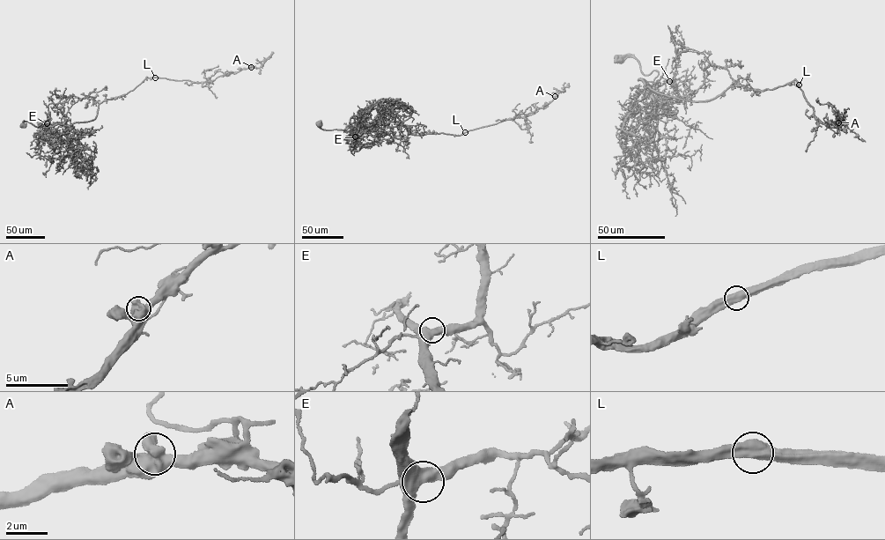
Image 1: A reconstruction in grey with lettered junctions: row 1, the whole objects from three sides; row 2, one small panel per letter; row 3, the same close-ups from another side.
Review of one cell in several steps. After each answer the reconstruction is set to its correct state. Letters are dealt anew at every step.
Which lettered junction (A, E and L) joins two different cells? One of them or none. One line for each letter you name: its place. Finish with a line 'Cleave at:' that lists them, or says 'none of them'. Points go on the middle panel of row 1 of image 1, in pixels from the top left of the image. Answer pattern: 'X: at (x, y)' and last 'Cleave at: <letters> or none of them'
Cleave at: none of them

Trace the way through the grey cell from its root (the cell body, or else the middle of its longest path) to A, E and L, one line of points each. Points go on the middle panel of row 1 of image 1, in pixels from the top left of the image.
A: (319, 125), (349, 131), (354, 116), (383, 108), (409, 134), (458, 136), (525, 117), (555, 96)
E: (319, 125), (322, 129), (348, 131), (355, 127), (355, 136)
L: (319, 125), (349, 131), (354, 127), (350, 118), (379, 108), (389, 110), (409, 134), (465, 132)

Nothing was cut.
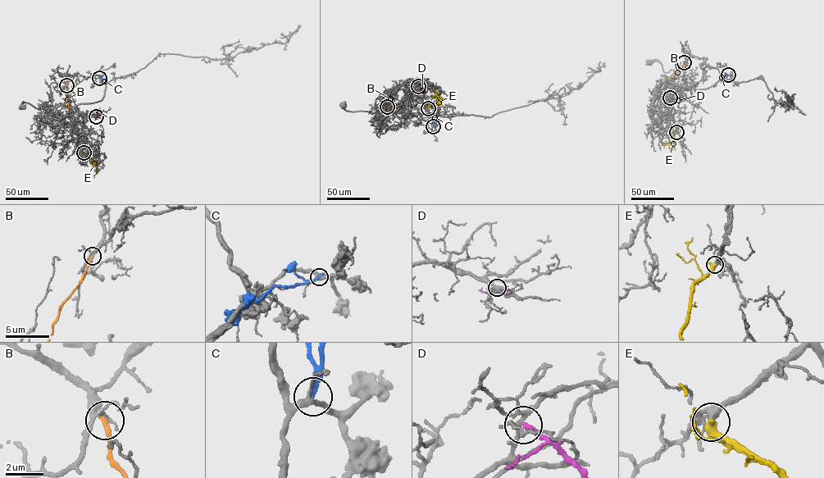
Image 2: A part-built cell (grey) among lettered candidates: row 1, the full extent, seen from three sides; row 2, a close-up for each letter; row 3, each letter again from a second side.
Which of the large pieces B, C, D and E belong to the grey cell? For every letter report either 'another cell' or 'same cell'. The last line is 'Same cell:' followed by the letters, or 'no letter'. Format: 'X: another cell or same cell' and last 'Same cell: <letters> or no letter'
B: another cell
C: another cell
D: another cell
E: same cell
Same cell: E

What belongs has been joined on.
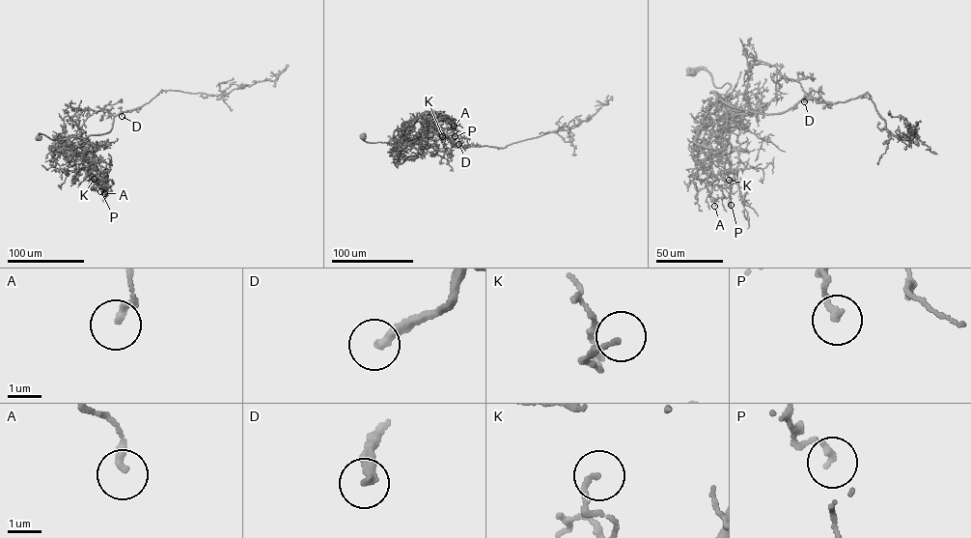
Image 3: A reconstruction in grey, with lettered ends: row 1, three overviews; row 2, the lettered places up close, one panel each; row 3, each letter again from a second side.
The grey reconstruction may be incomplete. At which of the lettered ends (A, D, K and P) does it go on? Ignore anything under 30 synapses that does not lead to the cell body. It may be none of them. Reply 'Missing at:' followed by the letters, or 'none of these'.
Missing at: D

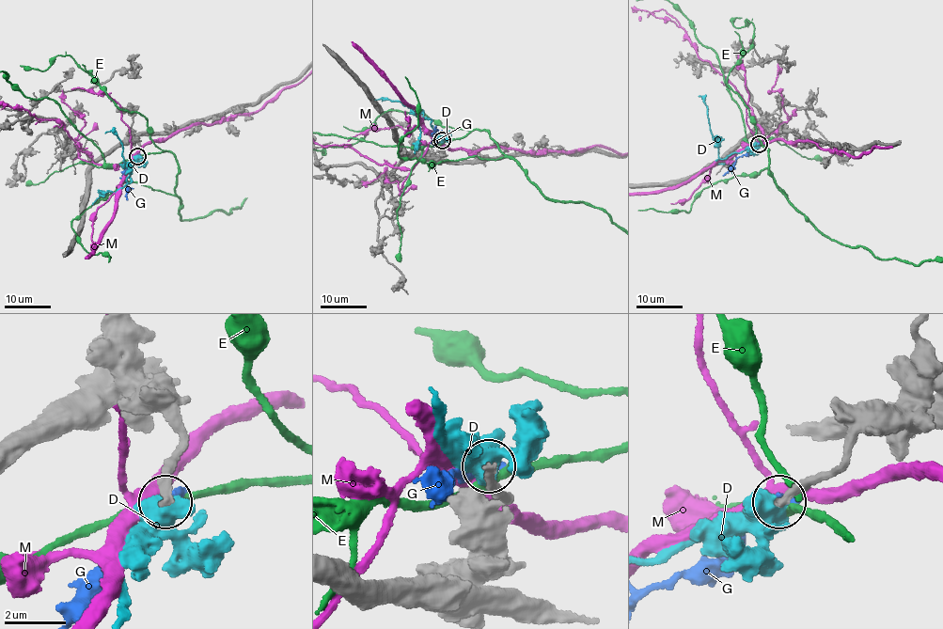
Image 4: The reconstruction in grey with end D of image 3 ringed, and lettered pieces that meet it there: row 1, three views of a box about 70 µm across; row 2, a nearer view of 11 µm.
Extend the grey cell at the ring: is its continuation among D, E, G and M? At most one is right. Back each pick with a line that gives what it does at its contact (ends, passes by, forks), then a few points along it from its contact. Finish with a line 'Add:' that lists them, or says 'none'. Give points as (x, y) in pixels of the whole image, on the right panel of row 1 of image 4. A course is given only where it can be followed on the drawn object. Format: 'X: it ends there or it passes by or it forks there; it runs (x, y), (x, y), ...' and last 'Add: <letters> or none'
D: it ends there; it runs (759, 144), (721, 158), (702, 97), (698, 96)
Add: D

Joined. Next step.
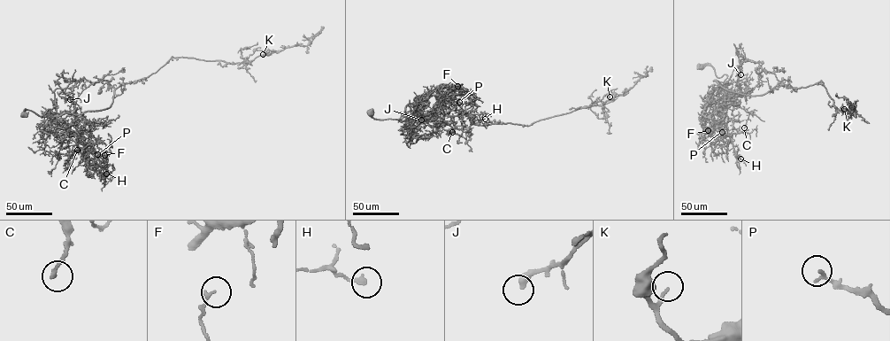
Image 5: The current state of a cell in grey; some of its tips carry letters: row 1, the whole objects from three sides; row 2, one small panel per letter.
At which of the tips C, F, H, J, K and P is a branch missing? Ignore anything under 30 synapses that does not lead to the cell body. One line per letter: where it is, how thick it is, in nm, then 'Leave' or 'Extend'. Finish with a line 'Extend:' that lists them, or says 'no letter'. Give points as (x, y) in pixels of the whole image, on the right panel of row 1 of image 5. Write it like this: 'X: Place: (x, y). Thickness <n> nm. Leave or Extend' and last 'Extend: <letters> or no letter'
C: Place: (744, 127). Thickness 180 nm. Leave
F: Place: (708, 130). Thickness 150 nm. Leave
H: Place: (740, 158). Thickness 220 nm. Leave
J: Place: (740, 74). Thickness 360 nm. Leave
K: Place: (844, 109). Thickness 150 nm. Leave
P: Place: (722, 132). Thickness 170 nm. Leave
Extend: no letter

